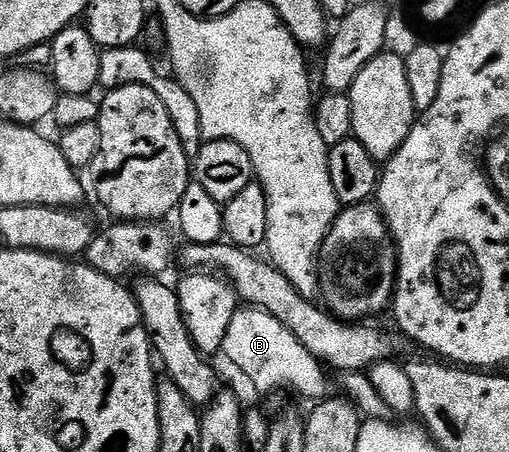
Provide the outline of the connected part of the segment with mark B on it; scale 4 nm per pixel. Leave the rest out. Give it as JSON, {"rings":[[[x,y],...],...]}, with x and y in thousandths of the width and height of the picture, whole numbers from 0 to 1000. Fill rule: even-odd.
{"rings":[[[475,677],[458,697],[434,774],[491,843],[509,869],[532,869],[568,856],[615,892],[644,881],[646,838],[633,801],[548,706],[519,684]]]}

